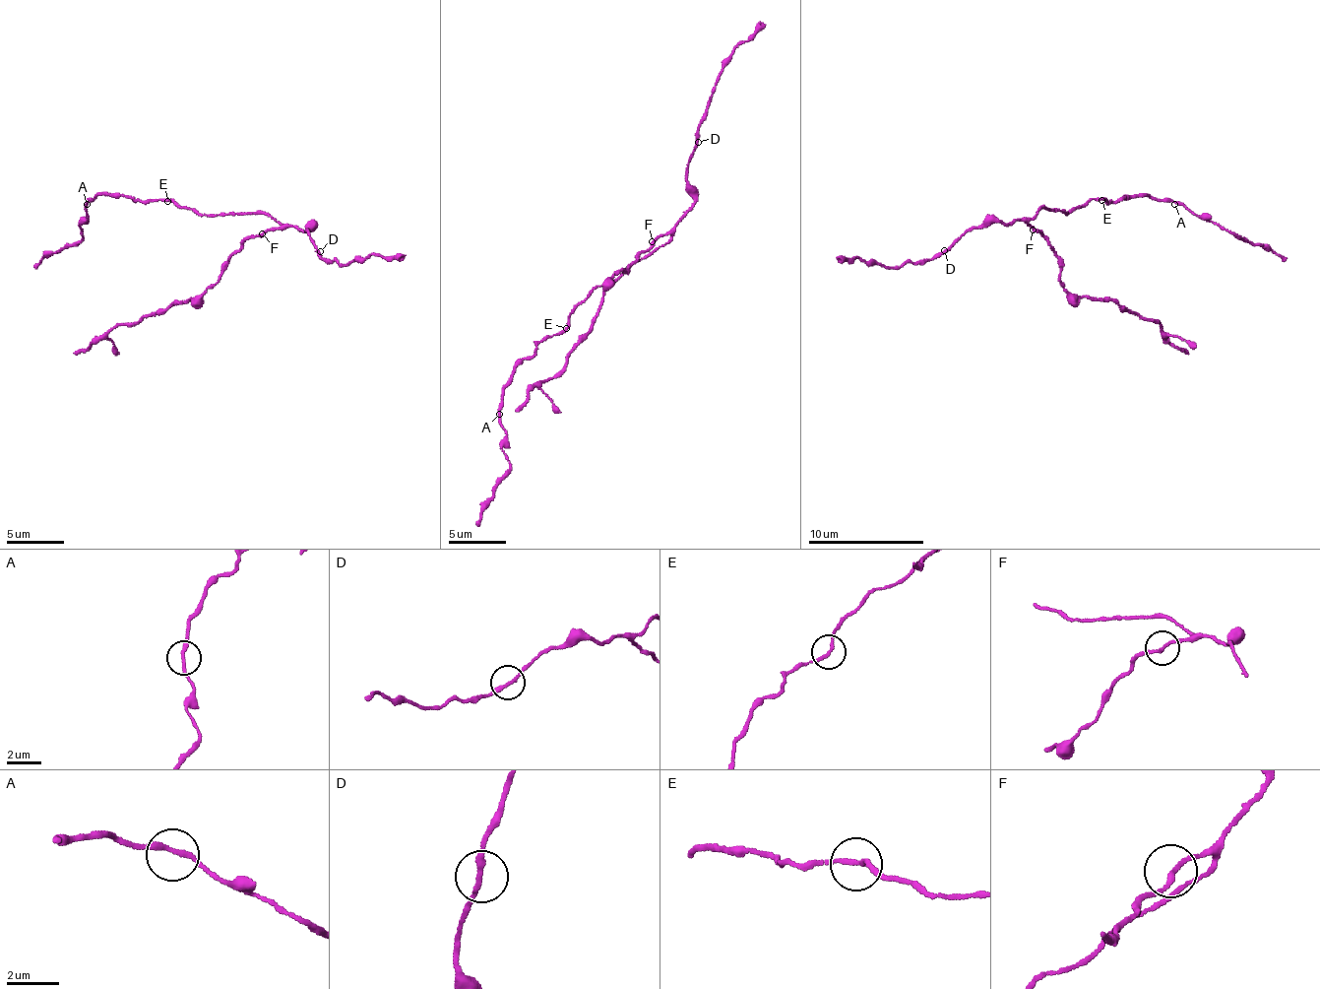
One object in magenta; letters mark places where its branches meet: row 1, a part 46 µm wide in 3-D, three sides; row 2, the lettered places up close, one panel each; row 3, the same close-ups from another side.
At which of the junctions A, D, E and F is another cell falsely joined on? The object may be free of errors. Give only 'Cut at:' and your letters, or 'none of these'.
Cut at: none of these

